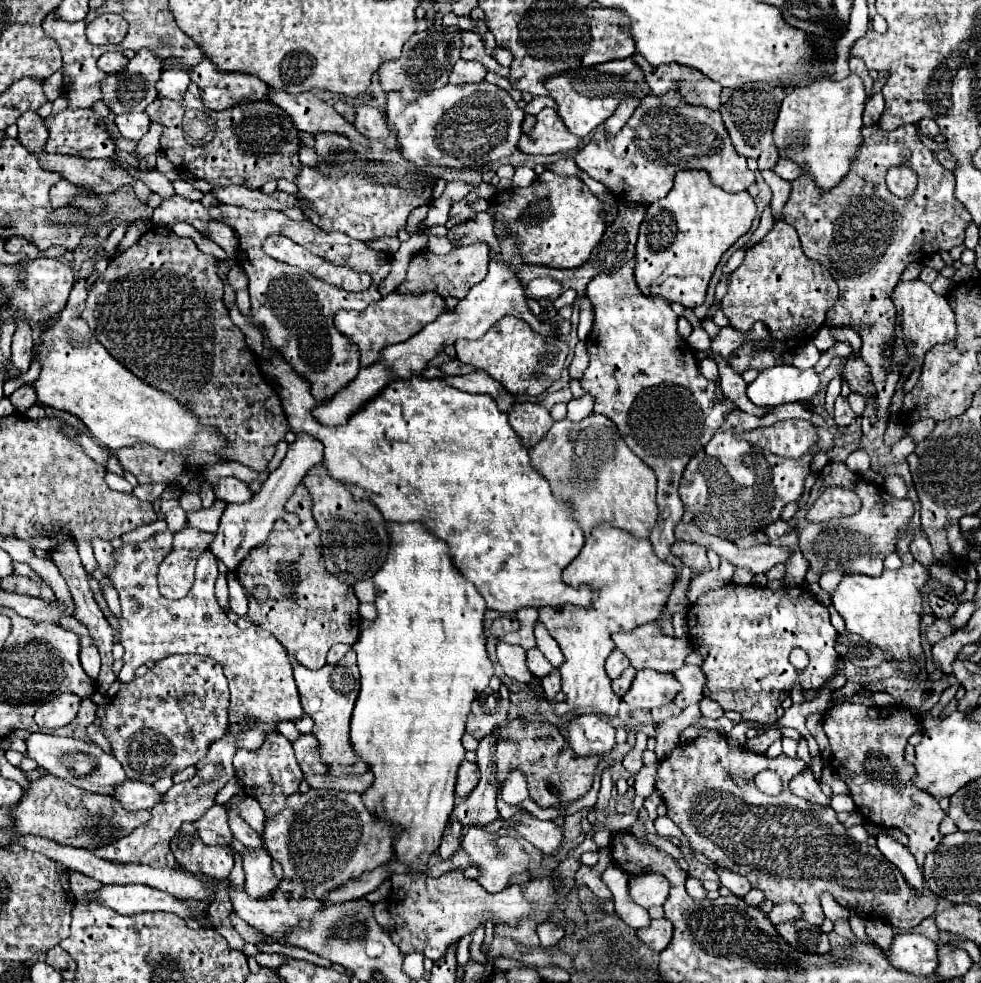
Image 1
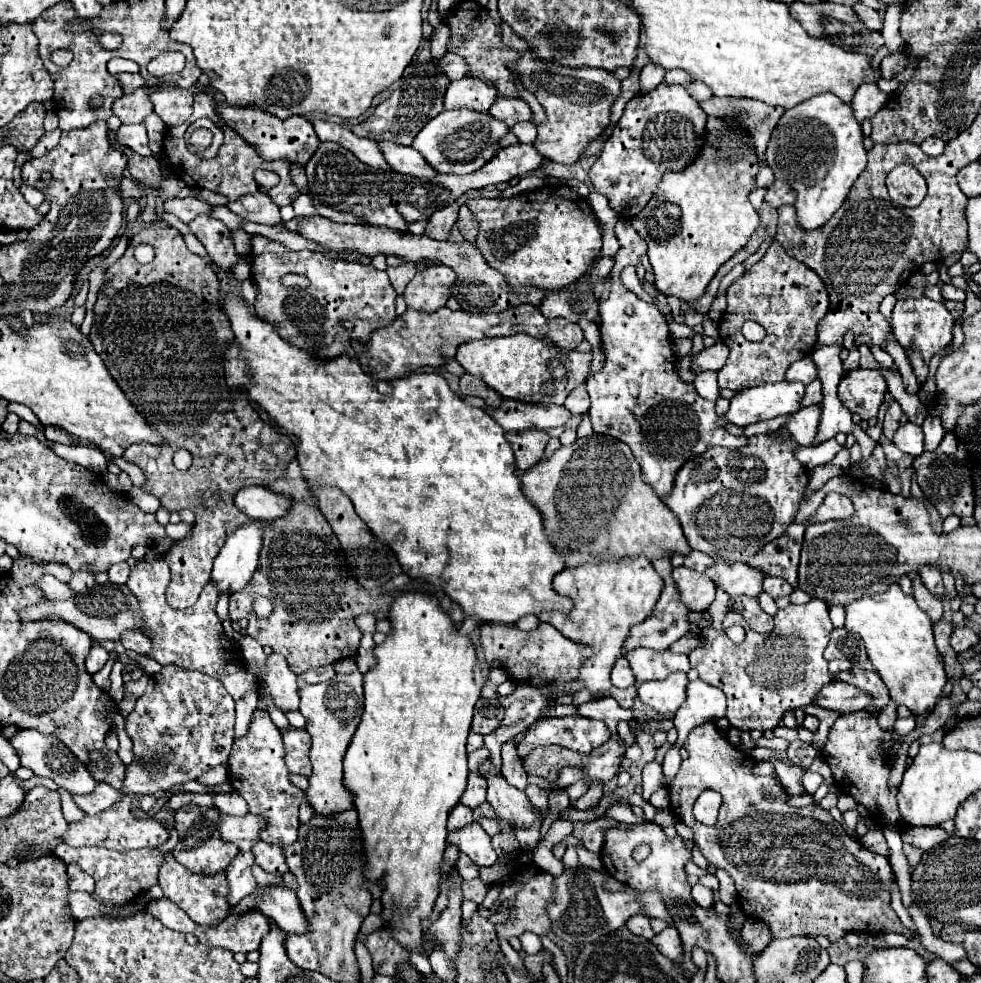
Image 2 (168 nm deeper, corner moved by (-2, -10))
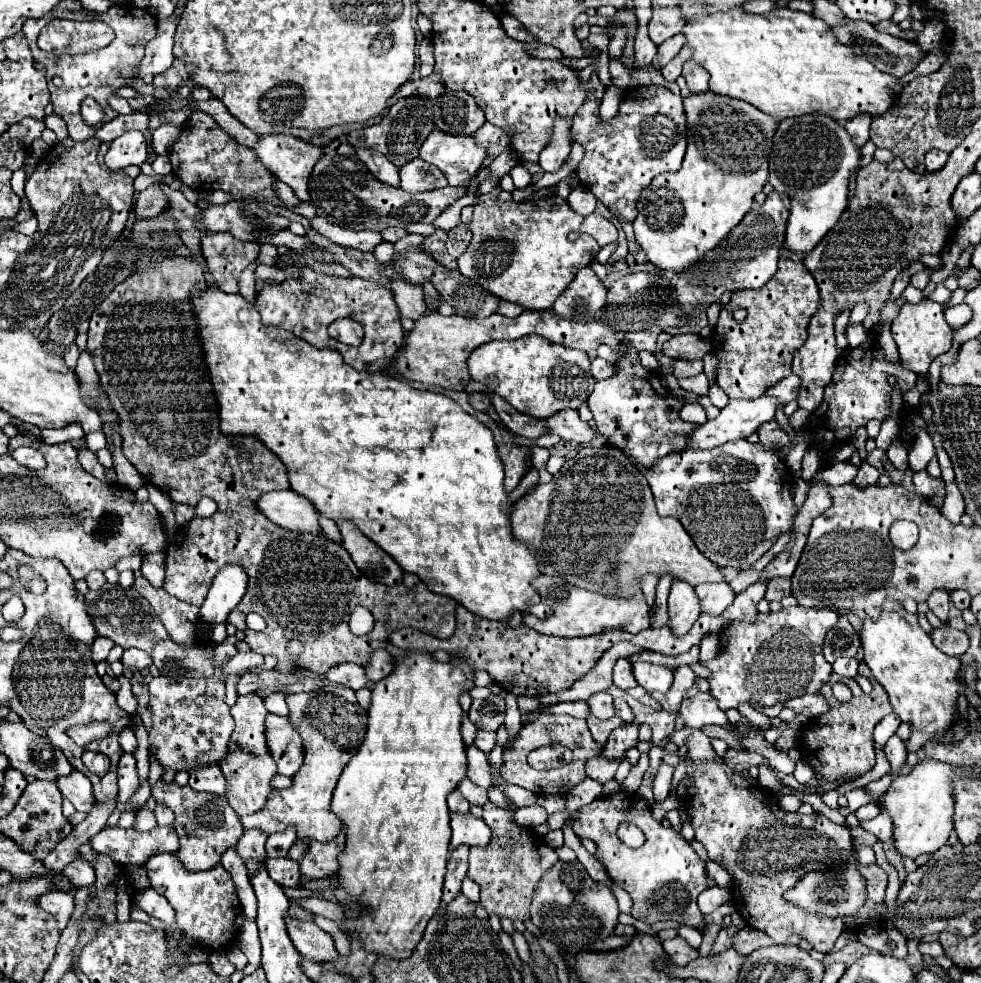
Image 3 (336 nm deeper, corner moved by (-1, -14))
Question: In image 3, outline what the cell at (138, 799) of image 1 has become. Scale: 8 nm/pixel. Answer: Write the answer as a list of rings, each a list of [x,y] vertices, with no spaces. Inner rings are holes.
[[[78,770],[70,778],[58,778],[58,788],[64,798],[68,798],[78,812],[90,812],[96,804],[92,782]]]

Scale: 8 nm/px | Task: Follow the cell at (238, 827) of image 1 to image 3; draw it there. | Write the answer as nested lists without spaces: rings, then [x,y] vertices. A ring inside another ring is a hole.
[[[268,858],[266,860],[266,870],[268,870],[268,876],[280,886],[296,888],[298,882],[300,882],[298,862],[296,860],[290,860],[290,858]]]

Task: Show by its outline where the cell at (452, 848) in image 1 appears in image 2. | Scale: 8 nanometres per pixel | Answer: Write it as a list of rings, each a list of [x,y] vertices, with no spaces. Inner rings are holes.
[[[457,804],[451,812],[449,812],[449,822],[447,822],[447,830],[453,832],[453,830],[459,830],[463,826],[467,826],[469,822],[473,822],[473,810],[463,806],[463,804]]]

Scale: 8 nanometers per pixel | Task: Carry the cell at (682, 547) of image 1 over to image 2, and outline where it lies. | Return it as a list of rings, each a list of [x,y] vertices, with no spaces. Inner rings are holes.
[[[679,566],[673,570],[673,580],[677,584],[681,602],[691,612],[705,612],[715,600],[715,584],[695,570]]]

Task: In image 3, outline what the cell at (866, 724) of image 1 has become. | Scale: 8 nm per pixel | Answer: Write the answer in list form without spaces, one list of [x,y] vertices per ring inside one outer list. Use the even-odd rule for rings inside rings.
[[[864,662],[860,664],[860,676],[870,678],[870,682],[874,686],[874,690],[870,694],[864,694],[854,678],[842,678],[838,674],[832,674],[832,678],[820,690],[820,694],[824,694],[828,698],[828,702],[830,702],[830,714],[824,714],[816,722],[808,722],[802,728],[804,730],[800,734],[802,750],[804,750],[802,758],[806,758],[806,762],[810,760],[816,776],[822,778],[822,780],[830,780],[830,776],[838,776],[838,778],[844,778],[846,782],[852,782],[854,778],[866,774],[874,766],[874,740],[872,740],[872,732],[874,732],[874,726],[876,726],[878,720],[892,712],[892,707],[886,690],[876,682],[876,678],[872,676],[870,668]],[[836,682],[842,682],[842,684],[846,684],[850,688],[853,693],[853,699],[849,703],[838,702],[834,698],[832,686]],[[870,706],[878,706],[872,712],[874,720],[870,716]]]

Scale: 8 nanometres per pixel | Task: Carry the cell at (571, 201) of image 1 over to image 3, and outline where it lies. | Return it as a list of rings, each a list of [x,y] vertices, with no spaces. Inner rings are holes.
[[[556,194],[524,202],[478,202],[474,204],[474,214],[468,224],[472,232],[472,242],[458,258],[458,270],[502,300],[522,304],[528,310],[548,310],[554,300],[566,290],[566,286],[574,280],[576,272],[594,262],[600,250],[600,244],[590,234],[580,232],[582,220],[584,216],[574,212],[570,204]],[[572,232],[578,234],[576,240],[568,238]]]

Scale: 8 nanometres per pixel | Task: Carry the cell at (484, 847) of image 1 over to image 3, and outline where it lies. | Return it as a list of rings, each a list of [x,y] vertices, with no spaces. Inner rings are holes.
[[[450,814],[452,824],[452,840],[450,850],[456,850],[458,846],[480,846],[486,848],[492,832],[484,824],[482,818],[474,818],[472,814]]]

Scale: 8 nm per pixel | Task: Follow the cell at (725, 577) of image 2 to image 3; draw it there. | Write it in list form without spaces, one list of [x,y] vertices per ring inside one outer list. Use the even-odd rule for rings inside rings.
[[[706,582],[696,586],[696,594],[702,602],[702,612],[708,614],[720,614],[724,612],[736,598],[734,590],[728,582]]]

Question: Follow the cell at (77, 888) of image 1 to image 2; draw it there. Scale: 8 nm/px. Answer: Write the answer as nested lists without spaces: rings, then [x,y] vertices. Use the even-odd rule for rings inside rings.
[[[67,864],[67,876],[69,876],[69,888],[71,890],[81,890],[81,892],[91,892],[95,888],[95,880],[79,870],[79,866],[75,864]]]

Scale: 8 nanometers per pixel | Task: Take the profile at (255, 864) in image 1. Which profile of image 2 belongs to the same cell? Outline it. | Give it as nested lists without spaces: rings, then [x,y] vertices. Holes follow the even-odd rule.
[[[269,886],[267,890],[269,892],[265,892],[259,900],[261,914],[275,920],[277,926],[285,932],[305,934],[307,918],[303,914],[303,908],[299,906],[295,892],[289,888],[283,888],[283,886]]]

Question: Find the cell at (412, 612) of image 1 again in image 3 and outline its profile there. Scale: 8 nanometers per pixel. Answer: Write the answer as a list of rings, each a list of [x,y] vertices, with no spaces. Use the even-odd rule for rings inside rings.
[[[406,650],[402,656],[394,658],[392,674],[388,674],[380,682],[376,682],[374,688],[372,688],[372,702],[370,702],[370,708],[368,708],[366,738],[364,738],[362,746],[358,748],[358,752],[354,754],[354,758],[344,768],[342,776],[338,780],[338,786],[334,790],[332,810],[334,810],[334,814],[338,814],[338,818],[342,818],[342,824],[346,828],[346,850],[342,852],[340,872],[338,872],[338,878],[336,878],[340,882],[340,888],[338,890],[326,890],[324,896],[326,896],[326,900],[334,900],[334,902],[342,902],[342,904],[348,904],[348,902],[362,904],[364,908],[370,910],[362,916],[356,916],[358,920],[348,918],[346,928],[350,932],[354,932],[364,942],[364,948],[368,948],[370,952],[378,952],[382,956],[408,958],[412,954],[412,950],[416,948],[416,944],[420,942],[426,924],[430,922],[430,918],[434,916],[434,912],[440,906],[442,882],[444,882],[446,860],[448,860],[448,842],[450,842],[450,810],[446,806],[446,796],[450,792],[454,792],[458,788],[458,784],[466,778],[466,766],[468,766],[466,764],[466,746],[464,746],[462,734],[460,734],[460,726],[462,726],[462,718],[464,718],[464,710],[460,706],[460,696],[464,692],[468,692],[466,682],[468,682],[468,678],[466,678],[466,674],[460,666],[456,666],[452,662],[438,662],[428,652]]]

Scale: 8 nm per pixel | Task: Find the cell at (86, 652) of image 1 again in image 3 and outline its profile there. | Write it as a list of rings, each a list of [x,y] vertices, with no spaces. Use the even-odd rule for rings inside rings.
[[[96,638],[94,644],[92,644],[92,662],[94,662],[94,664],[104,662],[112,646],[114,646],[114,642],[110,642],[110,640],[106,640],[106,638]]]

